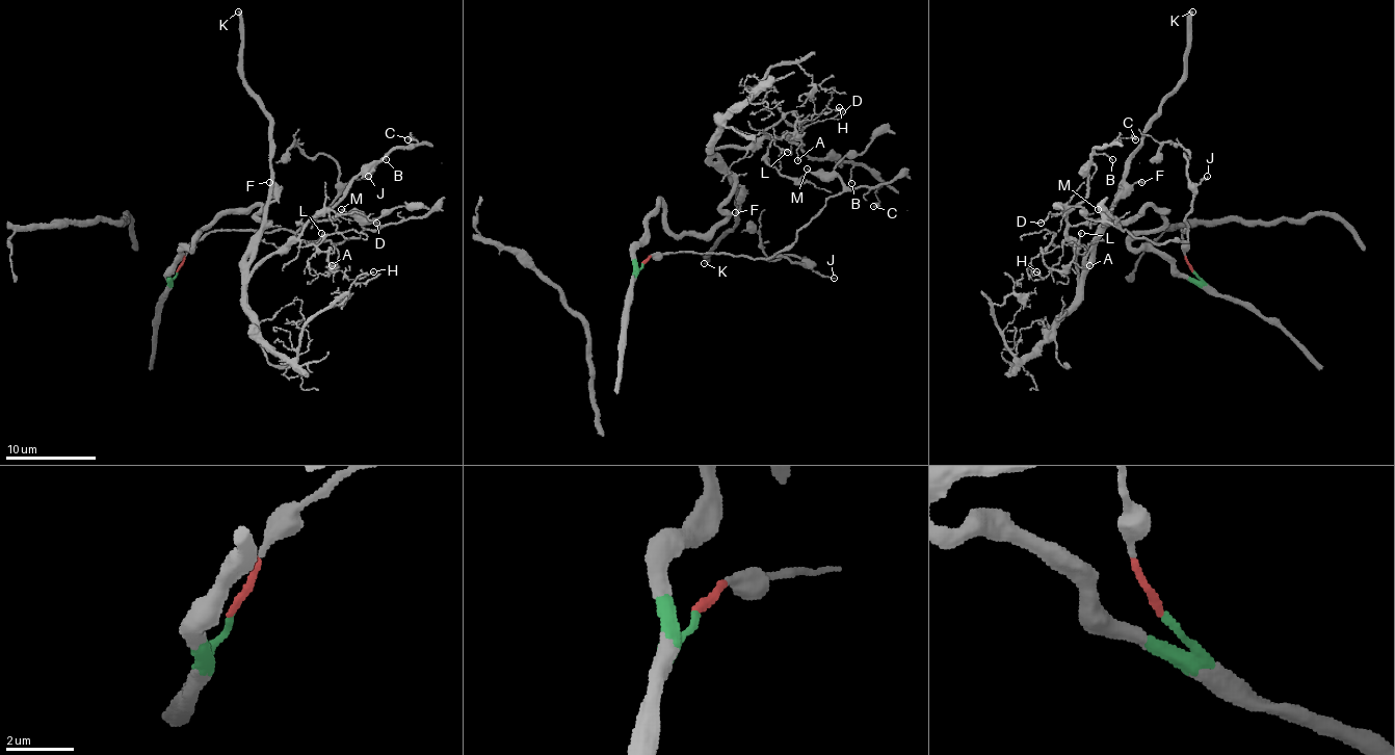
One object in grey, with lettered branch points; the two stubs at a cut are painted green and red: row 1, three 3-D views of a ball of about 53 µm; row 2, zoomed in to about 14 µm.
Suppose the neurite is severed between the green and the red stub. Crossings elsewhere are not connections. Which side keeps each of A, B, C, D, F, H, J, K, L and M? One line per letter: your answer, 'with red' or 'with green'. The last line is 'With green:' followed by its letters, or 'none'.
A: with green
B: with green
C: with green
D: with green
F: with green
H: with green
J: with red
K: with green
L: with green
M: with red
With green: A, B, C, D, F, H, K, L

